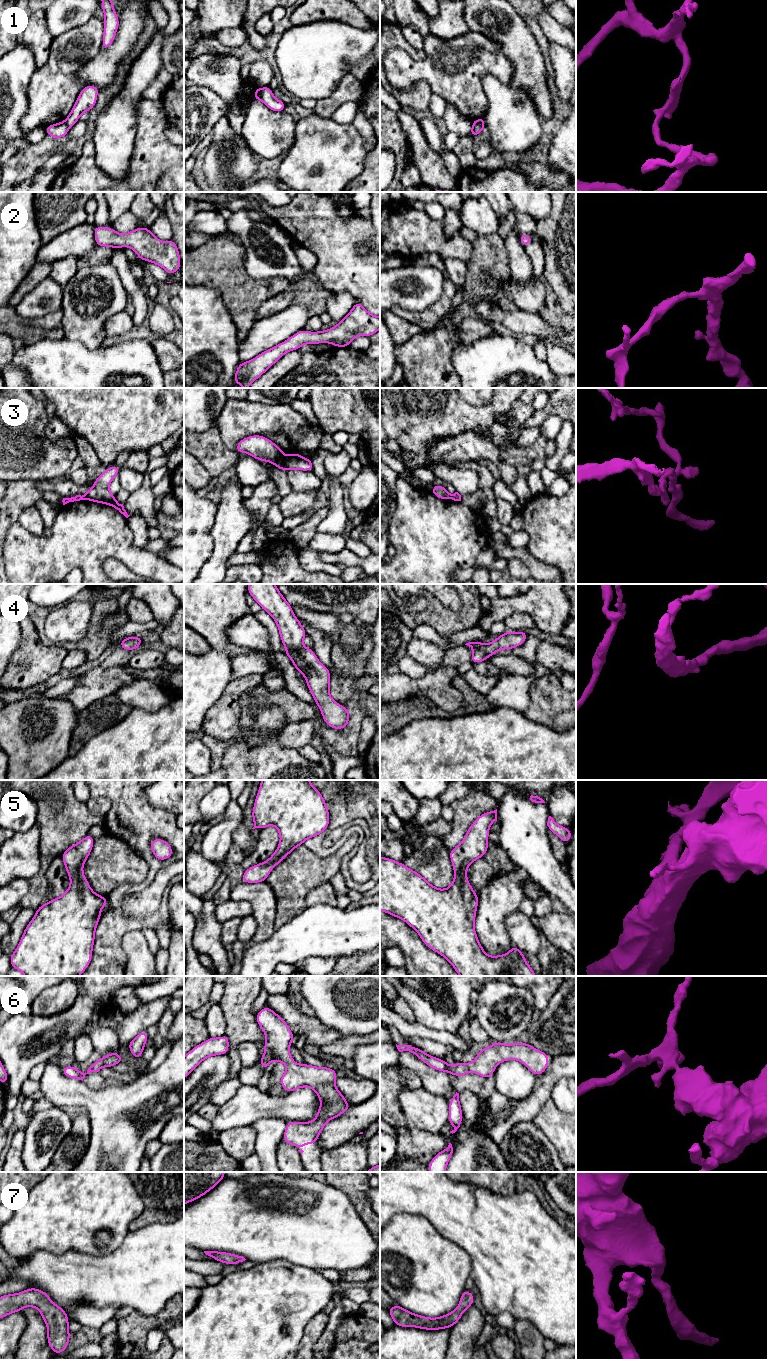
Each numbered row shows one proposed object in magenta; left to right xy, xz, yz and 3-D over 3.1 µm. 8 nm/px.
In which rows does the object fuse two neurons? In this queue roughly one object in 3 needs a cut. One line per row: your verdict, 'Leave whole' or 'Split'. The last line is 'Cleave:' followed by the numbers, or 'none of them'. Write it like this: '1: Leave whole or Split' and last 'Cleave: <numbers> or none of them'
1: Split
2: Leave whole
3: Split
4: Leave whole
5: Leave whole
6: Leave whole
7: Leave whole
Cleave: 1, 3

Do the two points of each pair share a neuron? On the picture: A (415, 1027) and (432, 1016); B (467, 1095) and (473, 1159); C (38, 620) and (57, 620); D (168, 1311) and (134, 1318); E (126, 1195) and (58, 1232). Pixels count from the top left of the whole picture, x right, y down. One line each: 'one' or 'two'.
A: two
B: one
C: two
D: one
E: one

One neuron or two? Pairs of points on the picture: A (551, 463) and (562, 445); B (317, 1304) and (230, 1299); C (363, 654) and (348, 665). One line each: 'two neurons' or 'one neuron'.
A: one neuron
B: one neuron
C: one neuron

